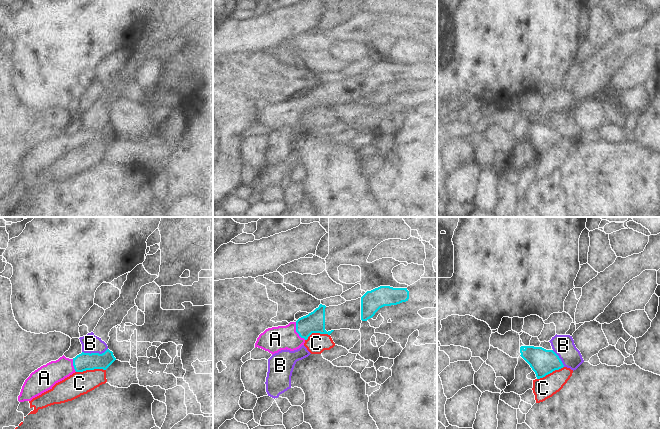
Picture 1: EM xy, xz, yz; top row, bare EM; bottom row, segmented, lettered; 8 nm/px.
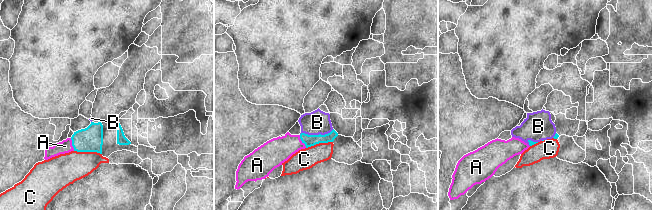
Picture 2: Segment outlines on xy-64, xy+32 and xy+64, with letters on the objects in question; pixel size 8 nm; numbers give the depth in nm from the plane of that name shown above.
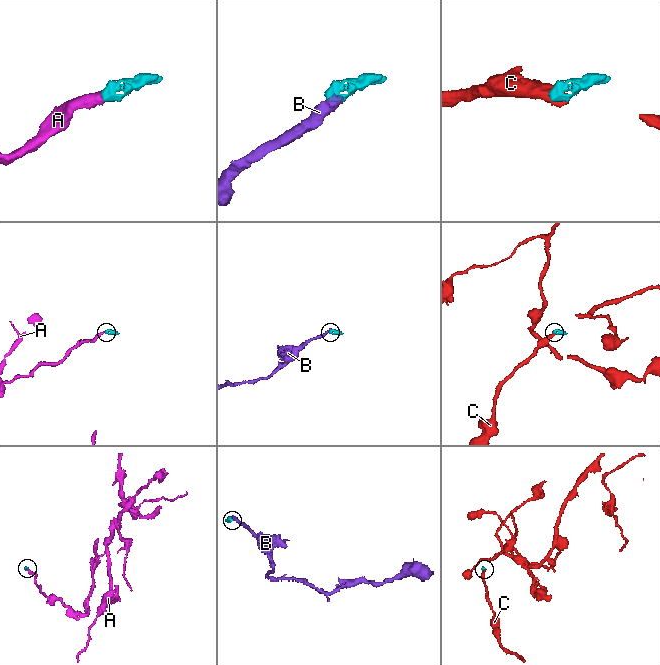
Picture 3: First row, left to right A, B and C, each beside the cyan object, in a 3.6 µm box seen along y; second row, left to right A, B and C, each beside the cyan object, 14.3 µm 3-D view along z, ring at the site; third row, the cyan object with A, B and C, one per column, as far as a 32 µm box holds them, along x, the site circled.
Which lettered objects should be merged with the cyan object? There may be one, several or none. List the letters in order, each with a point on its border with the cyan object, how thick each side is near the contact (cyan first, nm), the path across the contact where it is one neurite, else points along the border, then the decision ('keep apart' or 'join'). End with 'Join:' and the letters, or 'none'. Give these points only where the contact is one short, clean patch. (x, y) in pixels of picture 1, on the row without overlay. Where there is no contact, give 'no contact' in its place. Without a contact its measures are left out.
A: xz (296, 107) | 170/200 nm | across xz (314, 98), (296, 107), (290, 113), (275, 115) | join
B: xy (94, 129) | 140/140 nm | along xy (107, 124), (101, 129), (82, 128) | keep apart
C: xy (90, 145) | 140/190 nm | along xy (105, 145), (86, 145), (76, 148) | keep apart
Join: A

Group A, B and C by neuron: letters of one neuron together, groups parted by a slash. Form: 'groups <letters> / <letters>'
groups A / B / C

